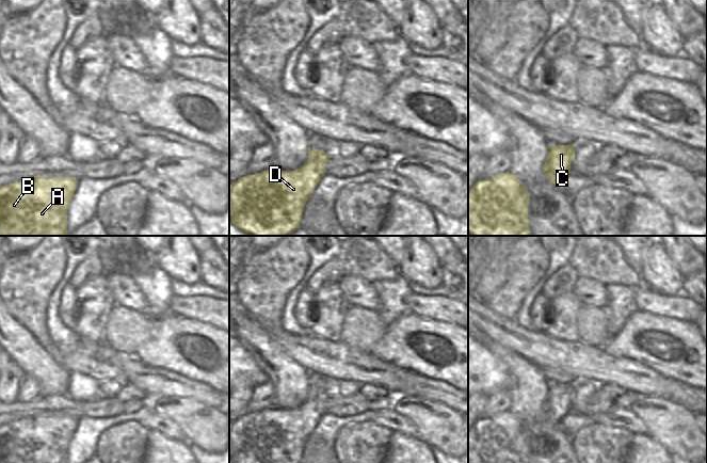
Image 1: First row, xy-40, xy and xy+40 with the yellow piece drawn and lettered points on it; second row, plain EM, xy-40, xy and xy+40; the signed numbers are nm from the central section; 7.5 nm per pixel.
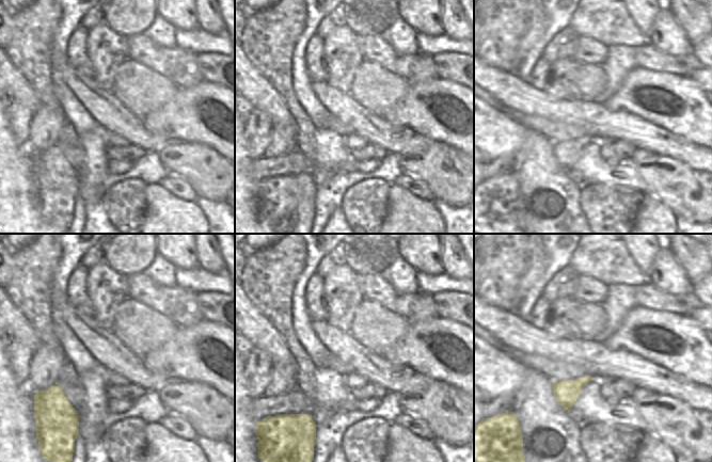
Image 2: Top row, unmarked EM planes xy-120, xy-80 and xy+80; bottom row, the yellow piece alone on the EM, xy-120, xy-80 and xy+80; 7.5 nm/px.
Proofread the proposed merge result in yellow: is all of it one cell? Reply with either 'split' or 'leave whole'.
split

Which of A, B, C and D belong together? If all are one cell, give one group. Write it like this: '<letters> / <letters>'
A B D / C

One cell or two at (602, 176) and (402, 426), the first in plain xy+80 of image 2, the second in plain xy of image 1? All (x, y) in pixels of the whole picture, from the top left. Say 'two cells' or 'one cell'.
one cell

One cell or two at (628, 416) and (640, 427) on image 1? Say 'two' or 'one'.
one

